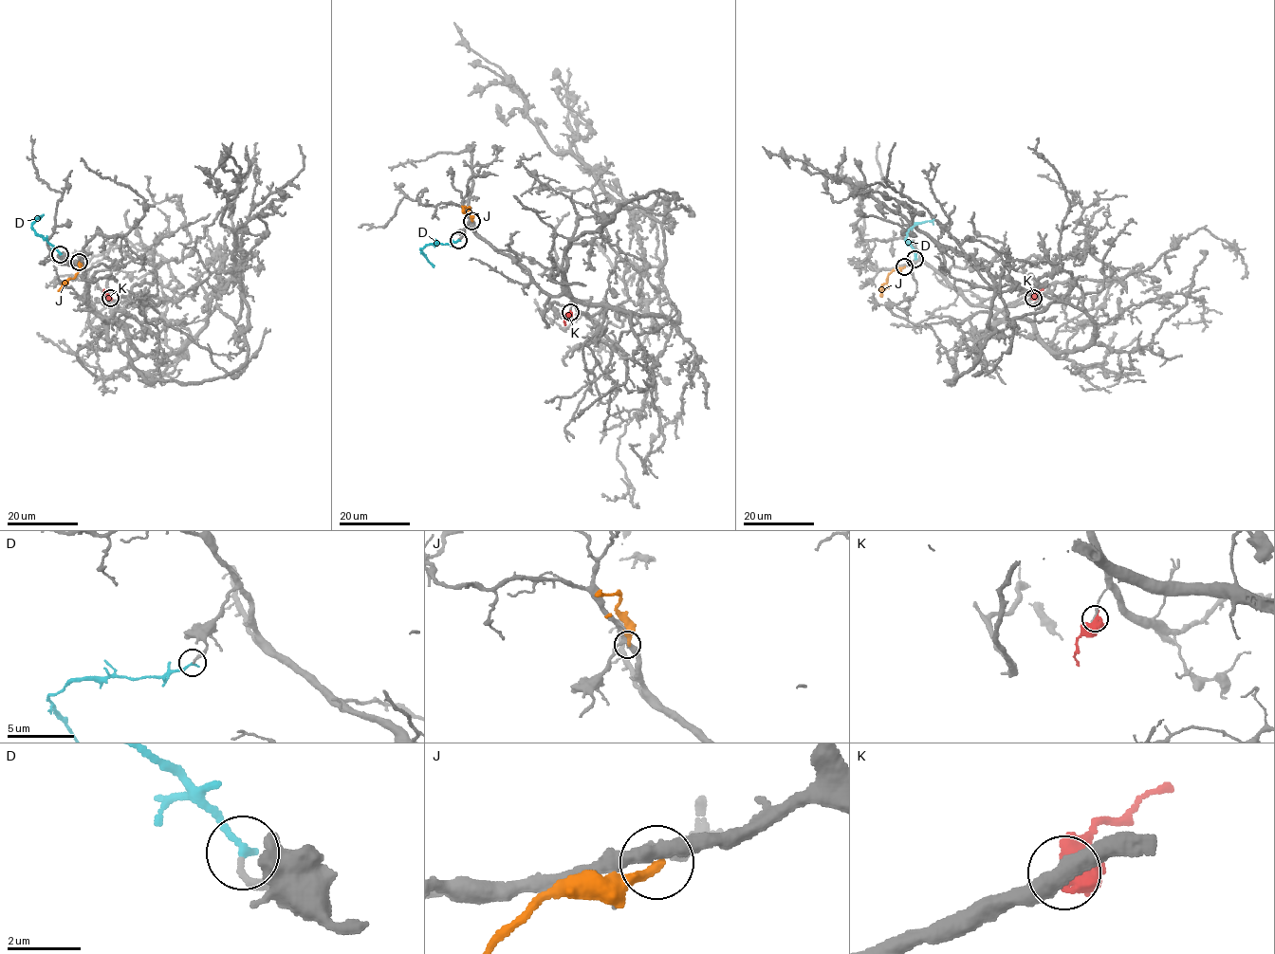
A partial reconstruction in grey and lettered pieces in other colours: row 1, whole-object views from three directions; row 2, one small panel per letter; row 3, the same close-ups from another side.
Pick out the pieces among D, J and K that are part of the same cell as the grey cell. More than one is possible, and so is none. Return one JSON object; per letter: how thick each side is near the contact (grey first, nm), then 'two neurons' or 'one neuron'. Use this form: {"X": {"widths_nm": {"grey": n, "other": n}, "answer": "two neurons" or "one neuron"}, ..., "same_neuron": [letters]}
{"D": {"widths_nm": {"grey": 160, "other": 200}, "answer": "one neuron"}, "J": {"widths_nm": {"grey": 320, "other": 300}, "answer": "two neurons"}, "K": {"widths_nm": {"grey": 170, "other": 650}, "answer": "two neurons"}, "same_neuron": ["D"]}

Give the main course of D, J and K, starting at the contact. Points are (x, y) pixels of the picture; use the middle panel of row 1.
D: (458, 240), (450, 243), (430, 243), (420, 248), (434, 266)
J: (471, 221), (469, 207), (465, 207), (464, 212), (468, 212)
K: (570, 312), (564, 319), (565, 325)

